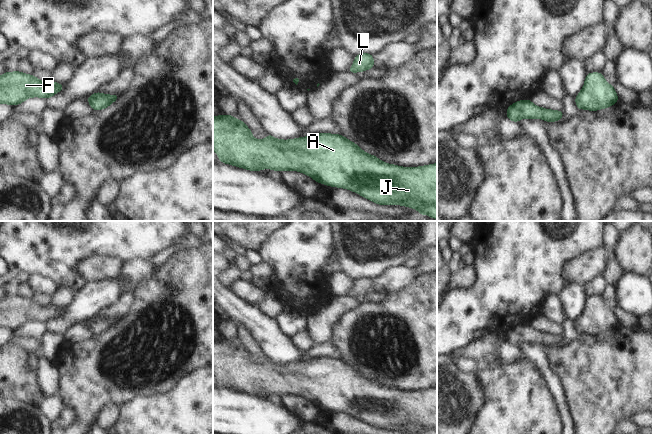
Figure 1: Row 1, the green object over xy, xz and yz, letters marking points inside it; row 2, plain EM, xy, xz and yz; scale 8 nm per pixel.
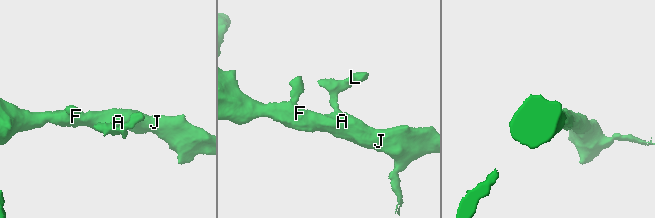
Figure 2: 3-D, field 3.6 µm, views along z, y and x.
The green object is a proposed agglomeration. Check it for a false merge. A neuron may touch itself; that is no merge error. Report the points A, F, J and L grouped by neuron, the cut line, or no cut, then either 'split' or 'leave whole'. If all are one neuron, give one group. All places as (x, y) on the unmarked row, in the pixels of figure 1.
A F J L; no cut; leave whole

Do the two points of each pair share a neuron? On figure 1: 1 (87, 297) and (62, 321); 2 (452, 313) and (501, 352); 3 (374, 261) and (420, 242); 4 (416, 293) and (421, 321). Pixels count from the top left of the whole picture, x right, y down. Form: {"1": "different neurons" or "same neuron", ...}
{"1": "same neuron", "2": "different neurons", "3": "same neuron", "4": "same neuron"}

